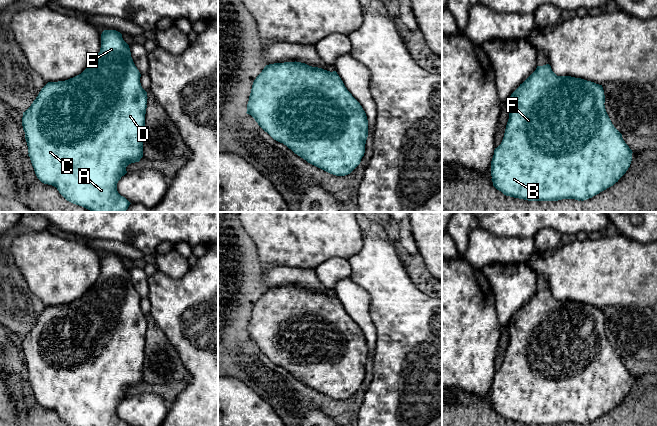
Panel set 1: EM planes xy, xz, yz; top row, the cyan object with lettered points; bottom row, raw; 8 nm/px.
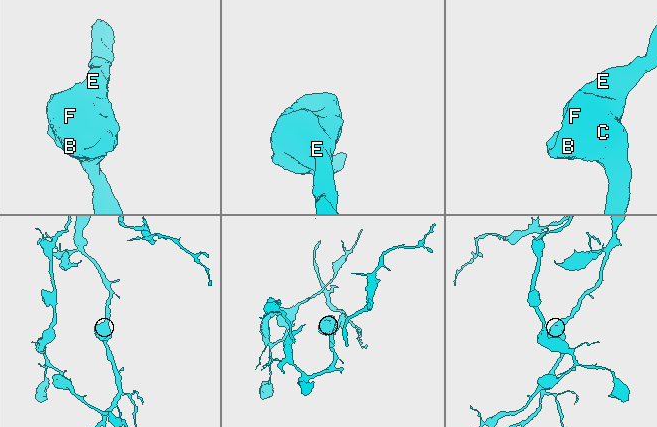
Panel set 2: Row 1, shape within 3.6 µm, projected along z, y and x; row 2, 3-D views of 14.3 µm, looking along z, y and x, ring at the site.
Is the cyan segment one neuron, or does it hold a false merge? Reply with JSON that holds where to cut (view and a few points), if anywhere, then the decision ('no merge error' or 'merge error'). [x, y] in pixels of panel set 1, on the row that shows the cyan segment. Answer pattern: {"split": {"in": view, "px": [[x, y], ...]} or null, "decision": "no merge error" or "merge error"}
{"split": null, "decision": "no merge error"}

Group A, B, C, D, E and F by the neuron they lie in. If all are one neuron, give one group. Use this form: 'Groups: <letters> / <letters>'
Groups: A B C D E F

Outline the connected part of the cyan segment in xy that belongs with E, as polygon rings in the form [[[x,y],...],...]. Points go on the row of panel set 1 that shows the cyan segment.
[[[104,30],[101,34],[101,48],[91,64],[79,75],[65,81],[48,82],[39,92],[31,106],[23,112],[22,126],[30,157],[37,178],[44,184],[57,188],[59,193],[69,202],[82,206],[91,212],[125,212],[131,204],[117,191],[117,183],[127,171],[126,167],[139,162],[143,157],[145,135],[145,114],[147,108],[147,92],[140,83],[141,74],[131,57],[129,45],[123,40],[122,34],[116,30]]]

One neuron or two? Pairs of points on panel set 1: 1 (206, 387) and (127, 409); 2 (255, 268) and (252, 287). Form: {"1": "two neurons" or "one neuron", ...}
{"1": "two neurons", "2": "one neuron"}

